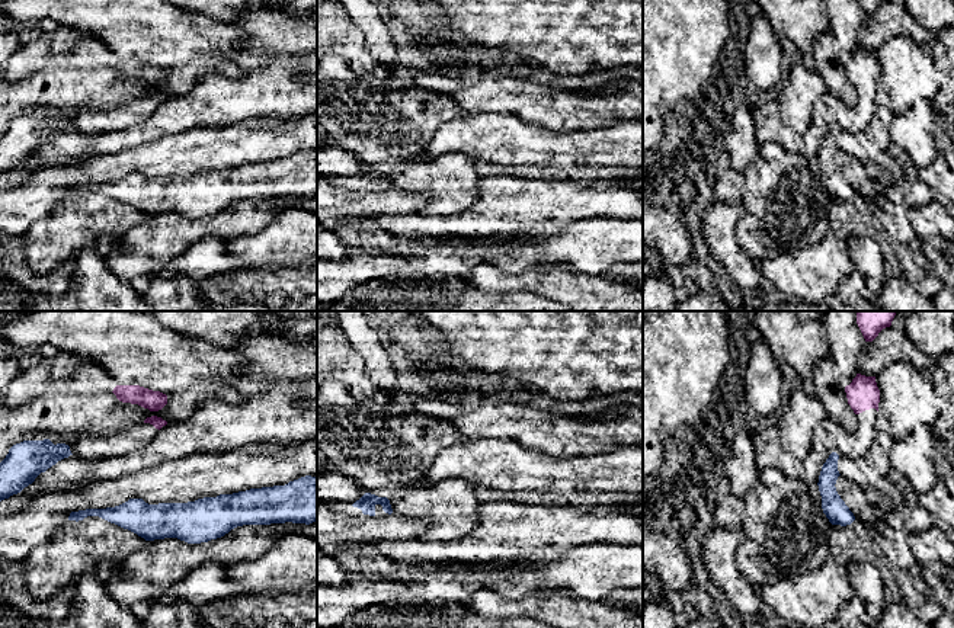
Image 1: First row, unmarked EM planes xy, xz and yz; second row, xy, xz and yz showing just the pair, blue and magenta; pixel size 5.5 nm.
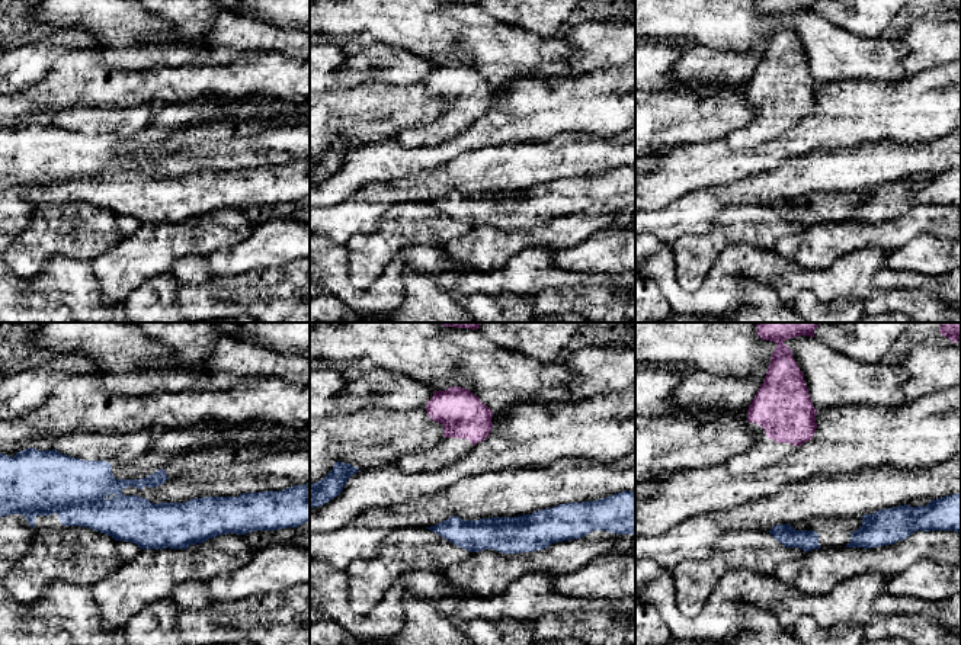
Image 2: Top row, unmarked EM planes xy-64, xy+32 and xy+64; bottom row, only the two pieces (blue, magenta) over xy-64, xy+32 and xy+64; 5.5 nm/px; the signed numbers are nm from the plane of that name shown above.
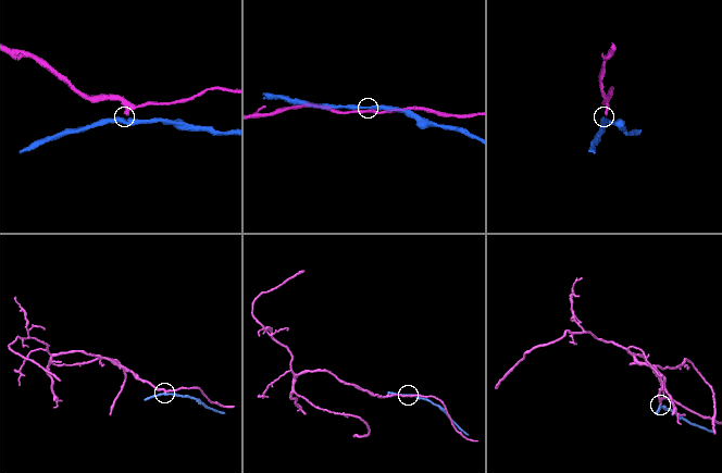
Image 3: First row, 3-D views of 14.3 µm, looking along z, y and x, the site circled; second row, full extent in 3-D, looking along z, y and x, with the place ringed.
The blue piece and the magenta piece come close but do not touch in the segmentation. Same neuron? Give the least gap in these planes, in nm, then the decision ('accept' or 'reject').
240 nm | reject

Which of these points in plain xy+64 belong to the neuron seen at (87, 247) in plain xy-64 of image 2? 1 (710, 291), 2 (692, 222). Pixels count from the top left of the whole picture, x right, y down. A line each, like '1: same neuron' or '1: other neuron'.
1: other neuron
2: other neuron

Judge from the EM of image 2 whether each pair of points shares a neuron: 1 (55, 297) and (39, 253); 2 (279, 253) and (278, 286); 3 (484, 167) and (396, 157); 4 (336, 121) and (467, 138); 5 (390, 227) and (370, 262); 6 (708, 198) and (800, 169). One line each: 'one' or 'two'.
1: two
2: two
3: two
4: two
5: one
6: one

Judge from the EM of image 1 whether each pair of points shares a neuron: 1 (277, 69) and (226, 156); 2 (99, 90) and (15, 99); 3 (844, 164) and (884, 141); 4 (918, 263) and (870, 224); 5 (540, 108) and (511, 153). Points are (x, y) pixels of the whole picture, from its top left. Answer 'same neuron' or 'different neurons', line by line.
1: different neurons
2: same neuron
3: different neurons
4: same neuron
5: different neurons

